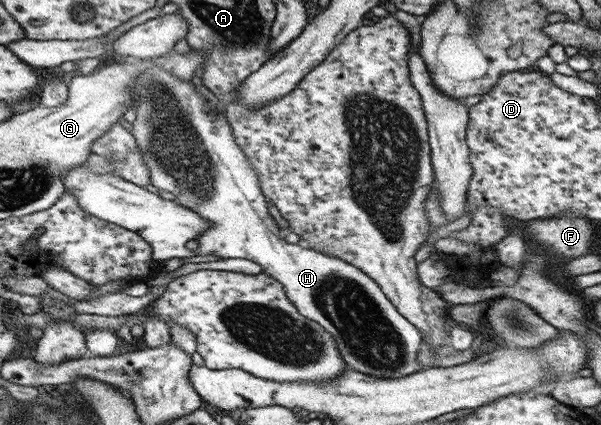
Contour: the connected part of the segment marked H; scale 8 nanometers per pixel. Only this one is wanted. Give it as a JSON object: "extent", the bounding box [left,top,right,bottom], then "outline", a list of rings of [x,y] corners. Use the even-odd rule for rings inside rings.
{"extent":[130,65,424,379],"outline":[[[153,65],[137,75],[131,94],[135,119],[130,123],[130,133],[134,136],[143,162],[148,166],[150,184],[168,193],[176,205],[194,211],[208,223],[208,228],[193,240],[198,248],[188,254],[210,255],[219,259],[240,258],[258,264],[262,272],[282,284],[288,301],[302,317],[316,322],[324,332],[330,334],[330,338],[336,342],[340,359],[358,373],[380,379],[398,379],[424,368],[417,360],[422,344],[419,332],[396,311],[377,283],[340,259],[314,251],[301,243],[290,245],[283,241],[281,230],[268,214],[258,178],[243,151],[234,143],[229,123],[222,114],[209,108],[206,99],[194,91],[190,80],[182,81],[169,71]]]}

